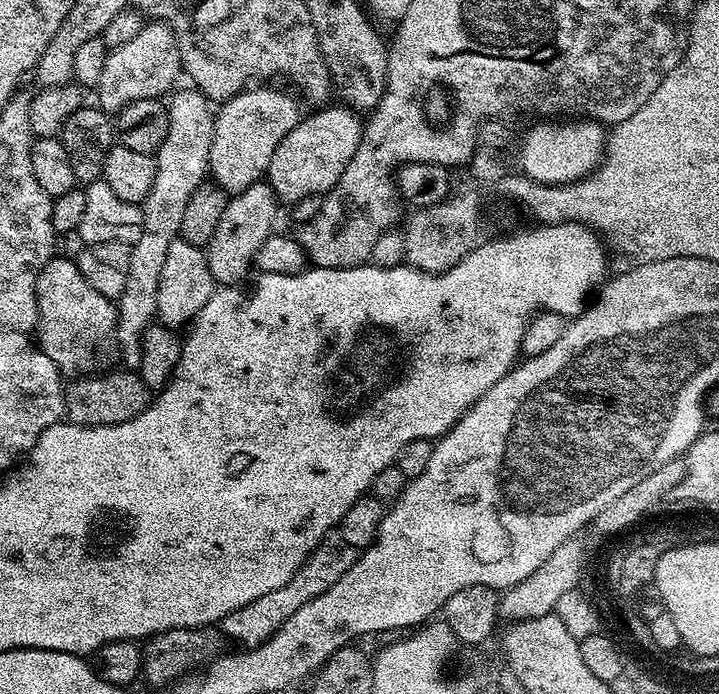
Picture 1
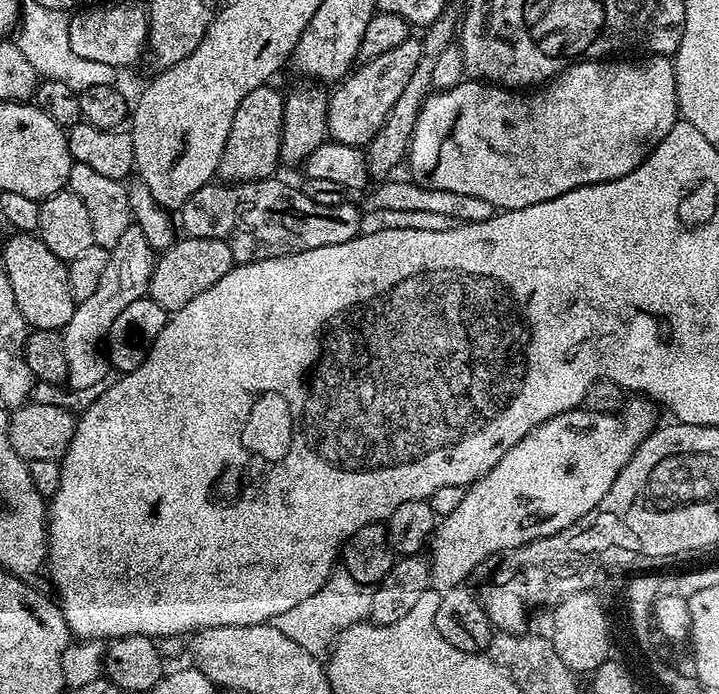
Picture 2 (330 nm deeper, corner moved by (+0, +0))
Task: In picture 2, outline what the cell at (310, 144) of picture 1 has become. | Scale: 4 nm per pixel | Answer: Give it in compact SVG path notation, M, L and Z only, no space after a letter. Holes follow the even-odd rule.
M409 38L402 44L399 44L390 52L386 52L380 56L376 56L372 60L363 61L358 67L355 67L337 85L335 91L332 90L328 100L327 110L327 135L337 144L354 145L356 147L365 147L372 140L374 134L381 129L385 122L386 115L397 102L399 95L402 94L403 87L410 82L410 74L414 74L414 70L418 66L418 62L422 58L422 46L420 40Z

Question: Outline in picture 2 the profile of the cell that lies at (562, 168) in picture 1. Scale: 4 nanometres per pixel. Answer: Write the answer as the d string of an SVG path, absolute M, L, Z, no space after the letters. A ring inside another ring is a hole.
M648 56L641 59L644 60L641 64L631 64L628 60L631 59L612 58L607 62L583 60L581 64L570 66L559 76L547 81L539 90L529 91L527 95L516 90L501 88L495 84L481 82L475 78L464 78L452 89L433 91L425 100L422 110L418 114L418 122L414 126L412 140L408 143L406 164L412 167L411 179L422 188L450 190L450 194L470 194L470 198L483 198L484 201L490 202L493 209L507 210L534 206L538 202L558 198L570 190L578 190L582 186L591 184L605 184L630 174L650 155L652 149L656 147L656 143L664 140L666 134L670 134L670 130L676 125L678 119L678 109L676 107L676 66L669 57Z

